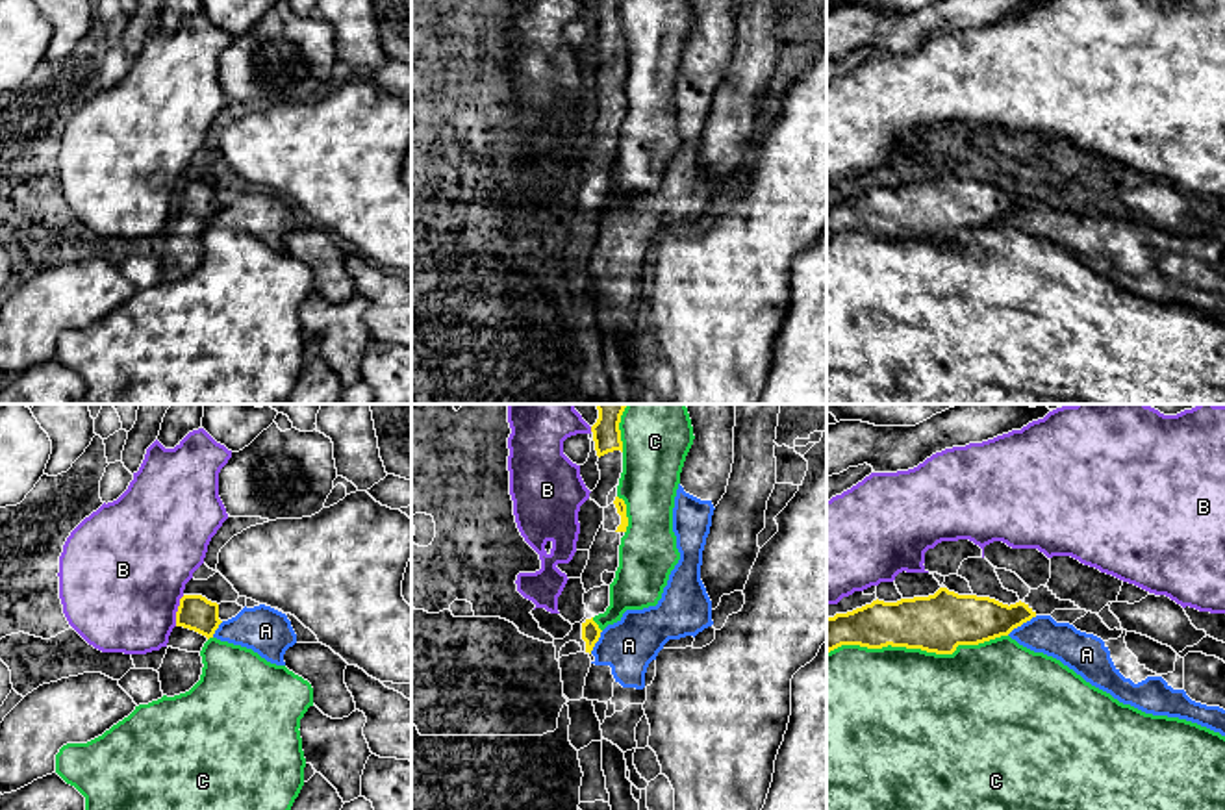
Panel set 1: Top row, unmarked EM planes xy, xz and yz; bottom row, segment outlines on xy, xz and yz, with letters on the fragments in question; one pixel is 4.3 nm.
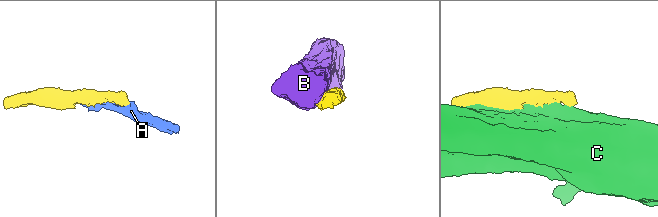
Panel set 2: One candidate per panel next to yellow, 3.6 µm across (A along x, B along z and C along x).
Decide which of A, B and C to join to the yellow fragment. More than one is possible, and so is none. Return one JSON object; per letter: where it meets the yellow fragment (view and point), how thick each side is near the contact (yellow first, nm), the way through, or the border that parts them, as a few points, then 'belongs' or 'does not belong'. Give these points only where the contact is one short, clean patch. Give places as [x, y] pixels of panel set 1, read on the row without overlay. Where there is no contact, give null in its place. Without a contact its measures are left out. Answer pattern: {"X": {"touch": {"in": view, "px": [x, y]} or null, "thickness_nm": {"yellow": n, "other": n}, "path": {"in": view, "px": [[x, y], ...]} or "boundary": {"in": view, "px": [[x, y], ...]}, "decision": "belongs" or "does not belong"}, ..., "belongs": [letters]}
{"A": {"touch": {"in": "yz", "px": [1022, 208]}, "thickness_nm": {"yellow": 220, "other": 160}, "decision": "does not belong"}, "B": {"touch": {"in": "xy", "px": [178, 195]}, "thickness_nm": {"yellow": 160, "other": 480}, "decision": "does not belong"}, "C": {"touch": {"in": "yz", "px": [916, 232]}, "thickness_nm": {"yellow": 260, "other": 480}, "decision": "does not belong"}, "belongs": []}

